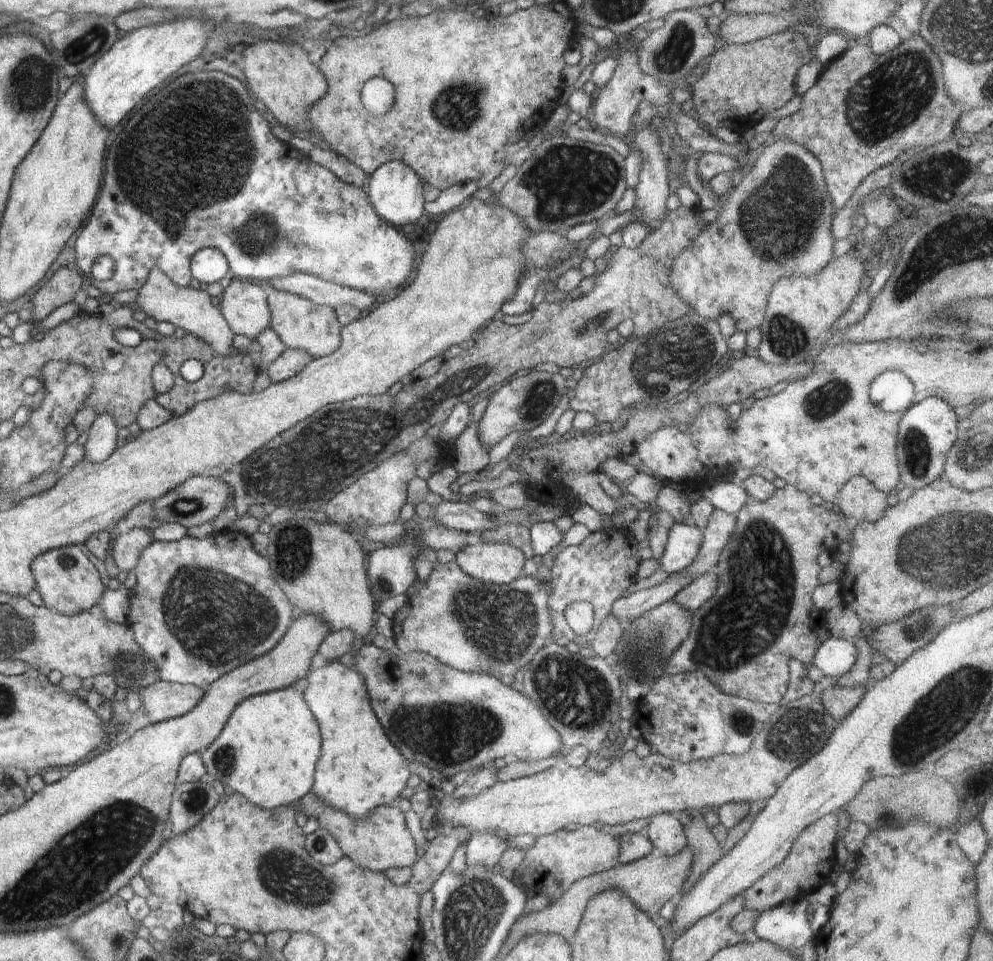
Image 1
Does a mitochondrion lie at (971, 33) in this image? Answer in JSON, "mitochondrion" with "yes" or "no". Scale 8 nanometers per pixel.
{"mitochondrion":"yes"}

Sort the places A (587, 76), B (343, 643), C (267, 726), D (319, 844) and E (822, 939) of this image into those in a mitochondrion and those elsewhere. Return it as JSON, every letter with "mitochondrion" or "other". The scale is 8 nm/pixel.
{"A":"other","B":"other","C":"other","D":"mitochondrion","E":"other"}

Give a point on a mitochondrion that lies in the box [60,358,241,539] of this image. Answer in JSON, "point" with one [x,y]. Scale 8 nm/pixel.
{"point":[184,506]}

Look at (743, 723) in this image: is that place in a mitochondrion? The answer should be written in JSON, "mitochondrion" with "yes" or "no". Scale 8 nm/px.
{"mitochondrion":"yes"}

